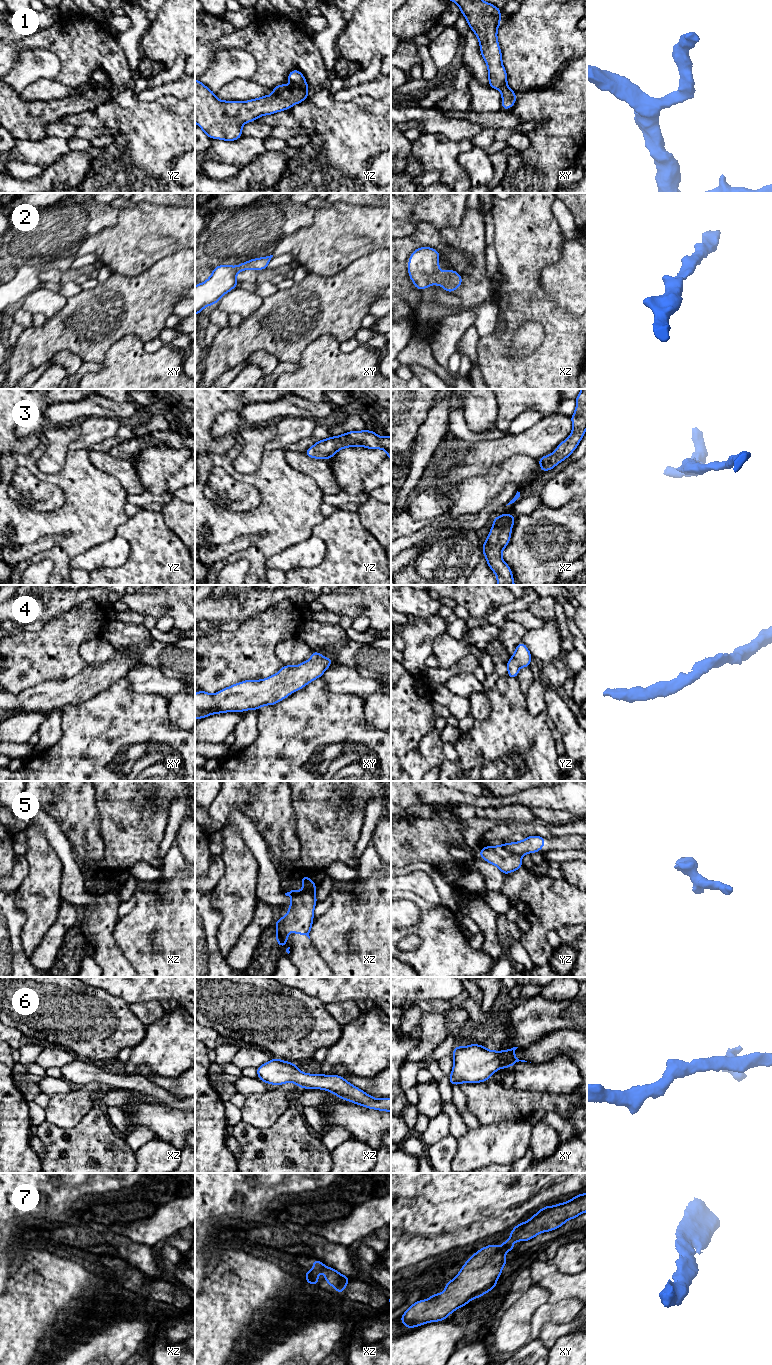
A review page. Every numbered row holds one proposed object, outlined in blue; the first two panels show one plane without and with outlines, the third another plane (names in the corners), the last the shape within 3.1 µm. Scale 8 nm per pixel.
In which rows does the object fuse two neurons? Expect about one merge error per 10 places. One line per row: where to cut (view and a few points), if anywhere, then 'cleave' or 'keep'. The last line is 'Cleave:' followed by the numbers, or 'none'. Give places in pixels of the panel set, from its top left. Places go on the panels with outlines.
1: no cut | keep
2: no cut | keep
3: no cut | keep
4: no cut | keep
5: no cut | keep
6: no cut | keep
7: no cut | keep
Cleave: none

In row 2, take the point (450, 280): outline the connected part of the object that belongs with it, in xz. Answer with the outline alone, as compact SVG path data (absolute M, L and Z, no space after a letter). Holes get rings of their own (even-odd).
M430 247L418 248L410 255L408 272L417 289L435 284L442 286L446 292L452 292L462 284L462 278L455 270L438 270L439 256L439 252Z

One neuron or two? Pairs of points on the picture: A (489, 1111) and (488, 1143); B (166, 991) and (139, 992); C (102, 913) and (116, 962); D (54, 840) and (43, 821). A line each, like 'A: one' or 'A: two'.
A: two
B: one
C: one
D: one

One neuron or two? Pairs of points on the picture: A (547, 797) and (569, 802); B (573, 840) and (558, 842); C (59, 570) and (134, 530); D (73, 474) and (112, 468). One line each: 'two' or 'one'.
A: one
B: one
C: two
D: two

